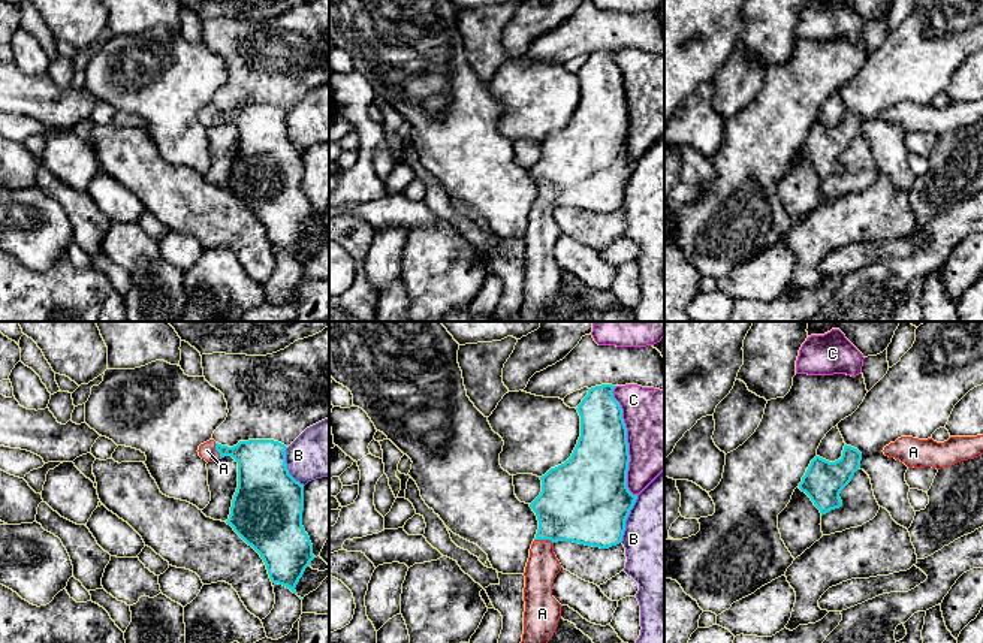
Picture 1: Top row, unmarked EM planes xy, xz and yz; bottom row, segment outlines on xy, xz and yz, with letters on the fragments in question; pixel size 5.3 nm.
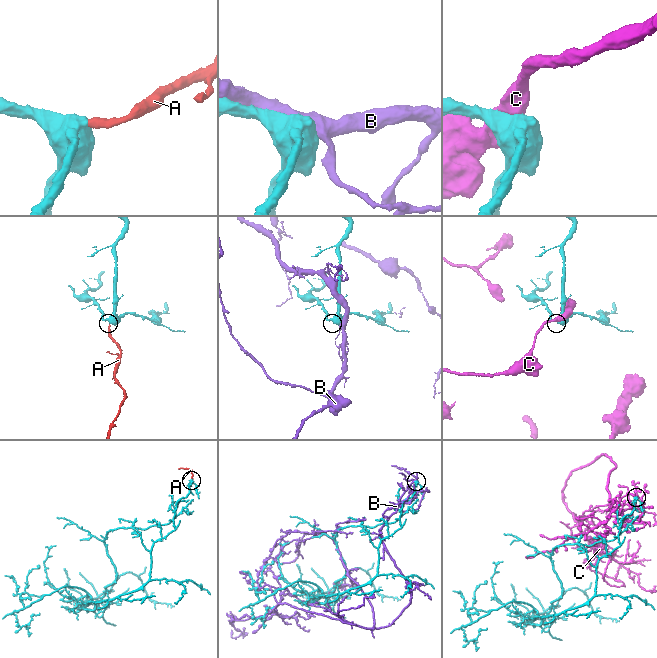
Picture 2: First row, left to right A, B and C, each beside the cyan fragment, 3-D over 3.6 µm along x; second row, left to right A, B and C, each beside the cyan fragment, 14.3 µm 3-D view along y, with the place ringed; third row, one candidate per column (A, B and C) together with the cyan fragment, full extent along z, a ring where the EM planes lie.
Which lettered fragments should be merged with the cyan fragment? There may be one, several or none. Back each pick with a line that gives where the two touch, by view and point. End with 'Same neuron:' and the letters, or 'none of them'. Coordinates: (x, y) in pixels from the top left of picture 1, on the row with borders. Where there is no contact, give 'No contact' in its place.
A: Touches cyan at xz (543, 539)
Same neuron: A

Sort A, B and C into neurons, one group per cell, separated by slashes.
A / B / C

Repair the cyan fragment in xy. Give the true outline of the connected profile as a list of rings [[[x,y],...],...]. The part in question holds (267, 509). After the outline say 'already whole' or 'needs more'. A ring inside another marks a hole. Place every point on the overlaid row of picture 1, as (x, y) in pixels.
[[[209,440],[200,444],[197,452],[206,462],[215,462],[224,456],[232,456],[238,462],[238,487],[226,523],[260,555],[271,582],[296,594],[299,579],[316,556],[302,526],[304,484],[289,474],[286,449],[274,440],[239,441],[233,447]]]; needs more

